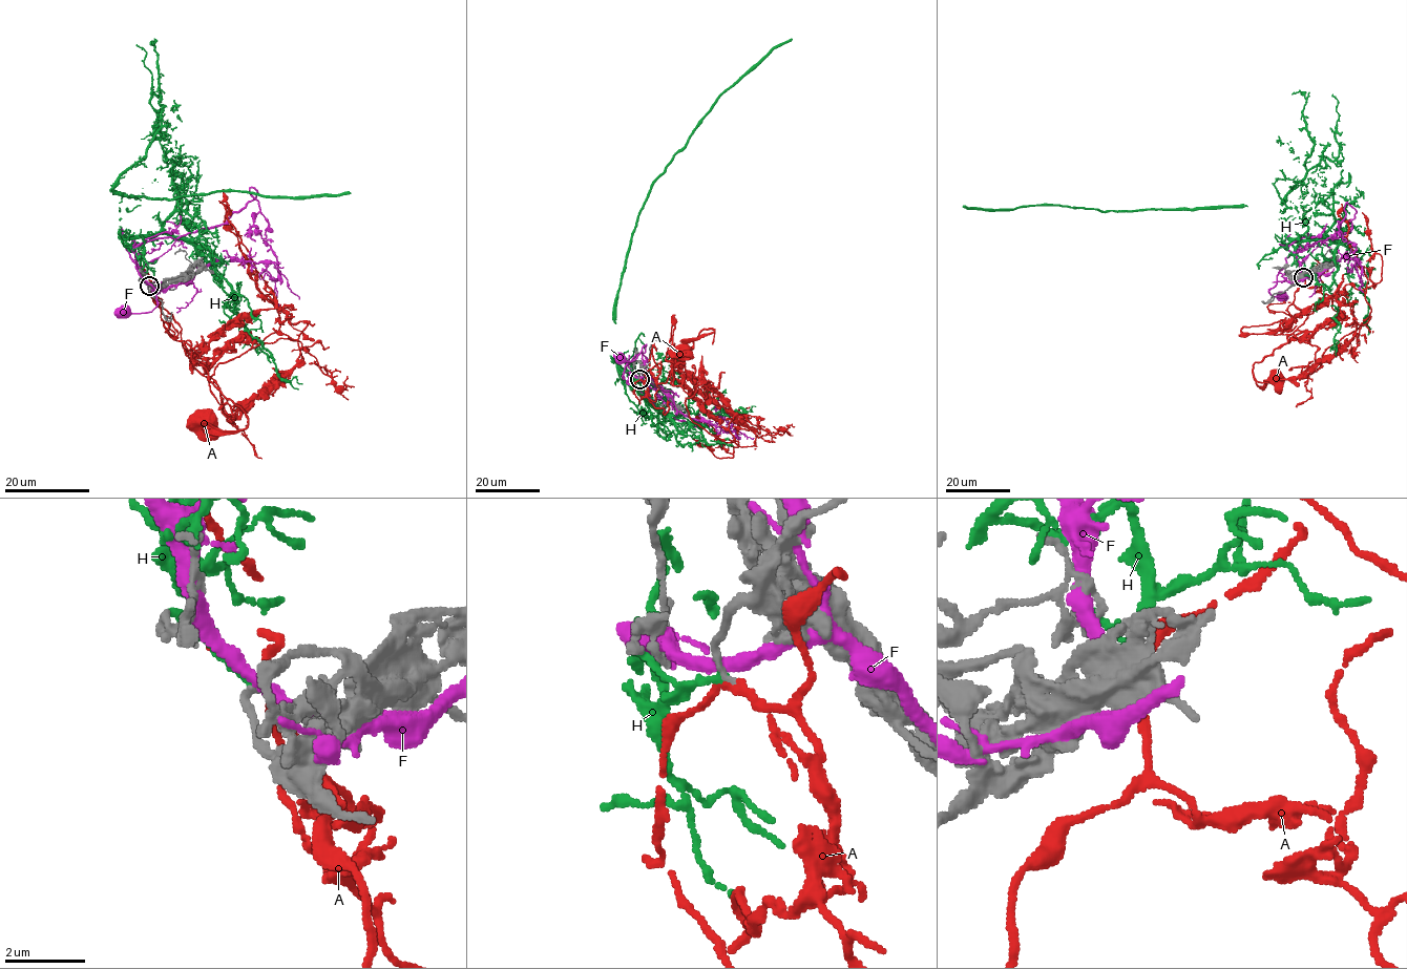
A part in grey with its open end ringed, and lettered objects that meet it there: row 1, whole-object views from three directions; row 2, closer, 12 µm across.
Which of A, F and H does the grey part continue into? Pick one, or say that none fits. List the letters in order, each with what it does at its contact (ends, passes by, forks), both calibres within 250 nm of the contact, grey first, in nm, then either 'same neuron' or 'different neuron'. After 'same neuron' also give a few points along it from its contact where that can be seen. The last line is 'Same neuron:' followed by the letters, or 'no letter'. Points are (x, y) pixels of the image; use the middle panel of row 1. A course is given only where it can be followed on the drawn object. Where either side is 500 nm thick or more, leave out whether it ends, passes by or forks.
A: it passes by | 150/180 nm | same neuron | via (639, 379), (650, 370), (665, 383), (698, 333), (714, 331), (691, 339), (681, 352)
F: it passes by | 190/340 nm | different neuron
H: it ends | 170/200 nm | different neuron
Same neuron: A

